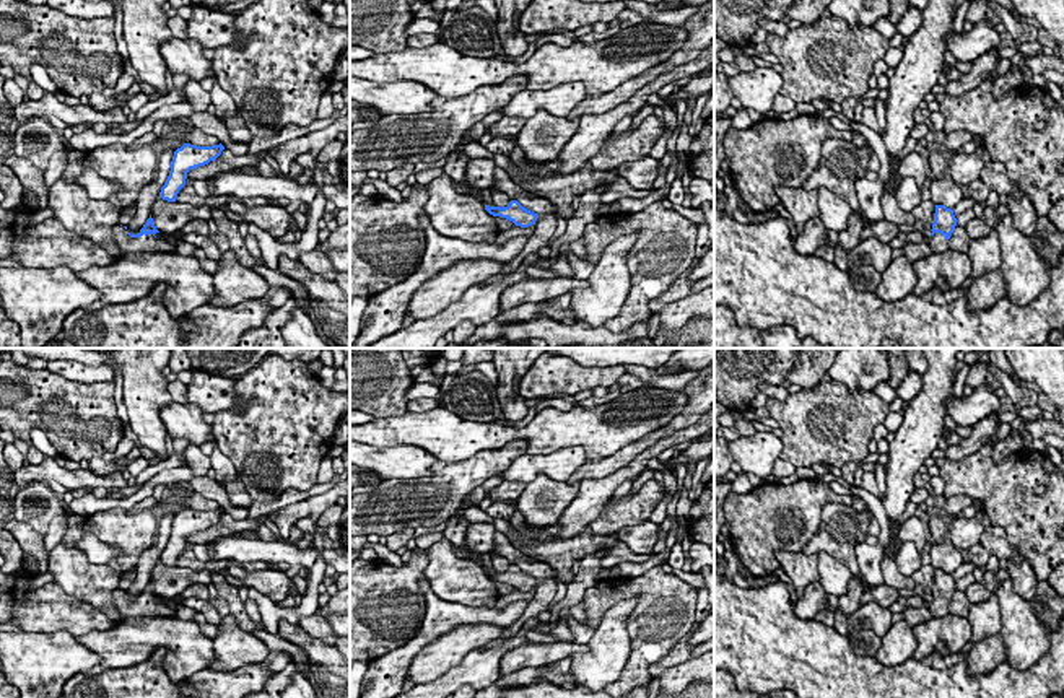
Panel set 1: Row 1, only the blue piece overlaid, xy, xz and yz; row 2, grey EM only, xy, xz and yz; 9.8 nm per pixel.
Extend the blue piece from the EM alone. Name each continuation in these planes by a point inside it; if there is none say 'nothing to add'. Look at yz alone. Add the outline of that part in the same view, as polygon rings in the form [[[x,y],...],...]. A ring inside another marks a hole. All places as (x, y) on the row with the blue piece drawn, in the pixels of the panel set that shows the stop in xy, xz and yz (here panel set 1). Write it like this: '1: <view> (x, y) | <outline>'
1: yz (937, 243) | [[[934,233],[934,236],[929,241],[929,246],[932,249],[932,252],[942,252],[948,249],[948,242],[945,239],[945,236],[942,236],[940,233]]]

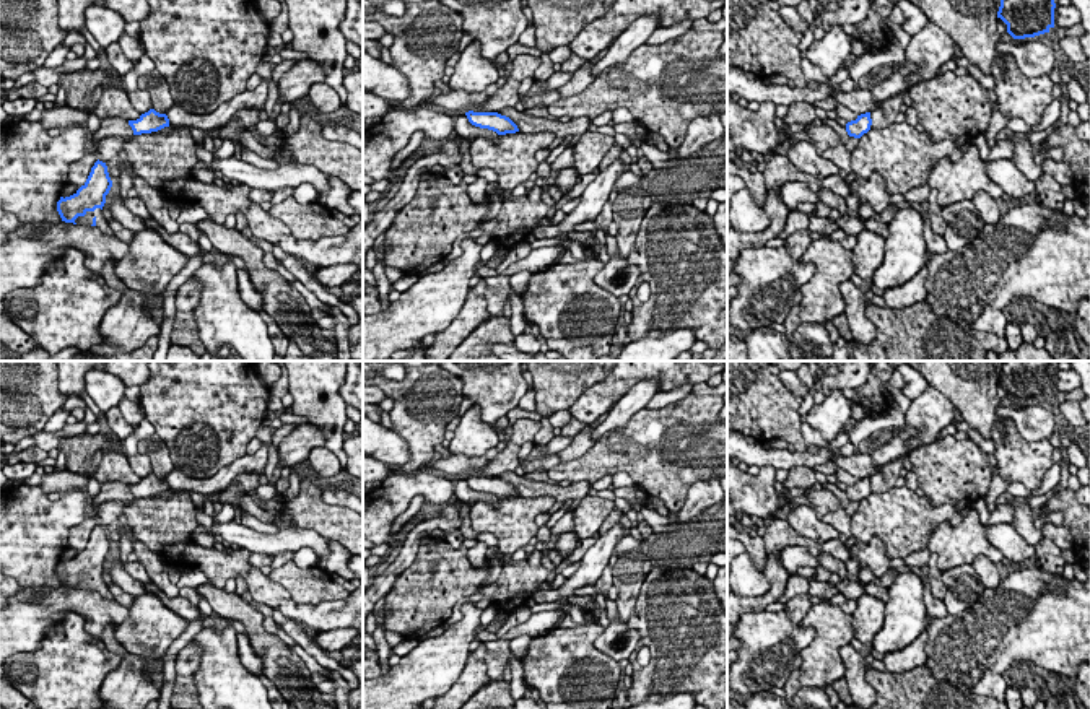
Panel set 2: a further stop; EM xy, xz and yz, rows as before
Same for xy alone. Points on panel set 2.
1: xy (87, 220) | [[[96,208],[94,211],[86,211],[85,216],[78,216],[75,220],[76,224],[85,224],[85,226],[91,226],[93,223],[101,229],[101,233],[112,236],[112,229],[107,224],[107,220],[102,215],[101,208]]]

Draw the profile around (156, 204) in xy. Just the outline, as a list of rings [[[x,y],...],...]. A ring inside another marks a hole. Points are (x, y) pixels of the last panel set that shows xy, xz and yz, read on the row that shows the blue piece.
[[[117,158],[117,167],[127,167],[132,172],[133,189],[138,192],[138,198],[143,200],[150,216],[169,234],[177,231],[176,221],[168,213],[169,200],[158,189],[153,189],[143,177],[135,176],[129,159]]]

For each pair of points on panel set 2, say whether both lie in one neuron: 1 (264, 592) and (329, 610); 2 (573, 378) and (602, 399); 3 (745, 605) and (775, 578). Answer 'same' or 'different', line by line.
1: same
2: different
3: same

